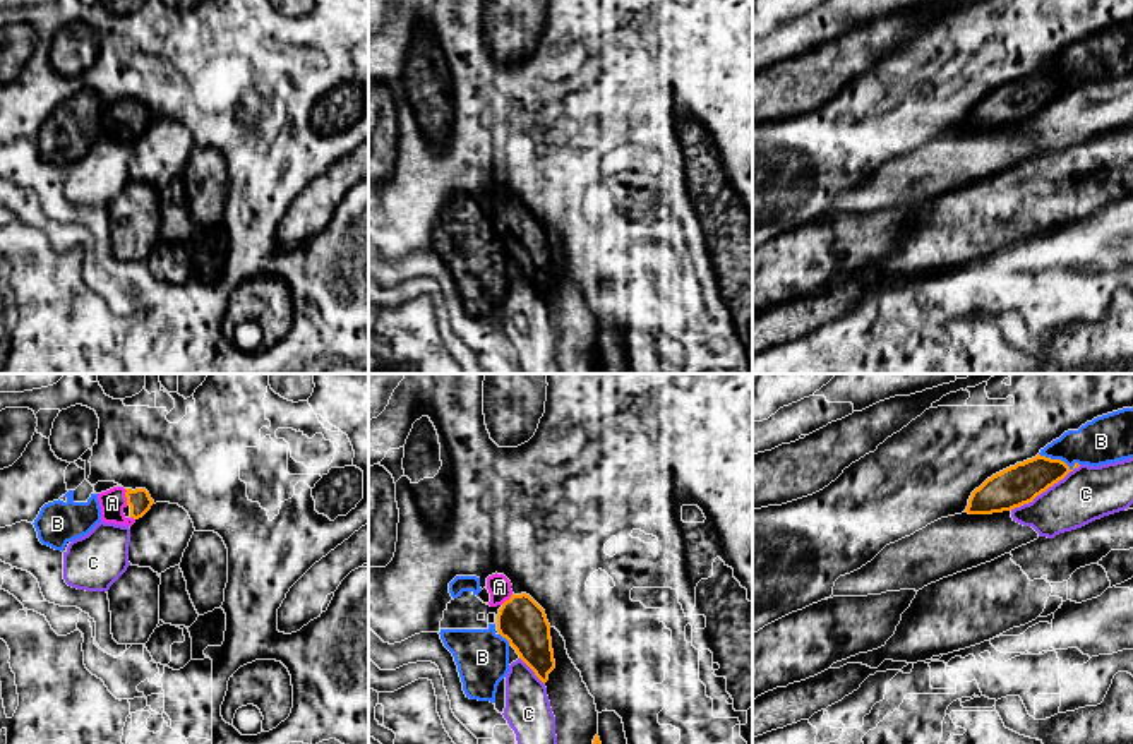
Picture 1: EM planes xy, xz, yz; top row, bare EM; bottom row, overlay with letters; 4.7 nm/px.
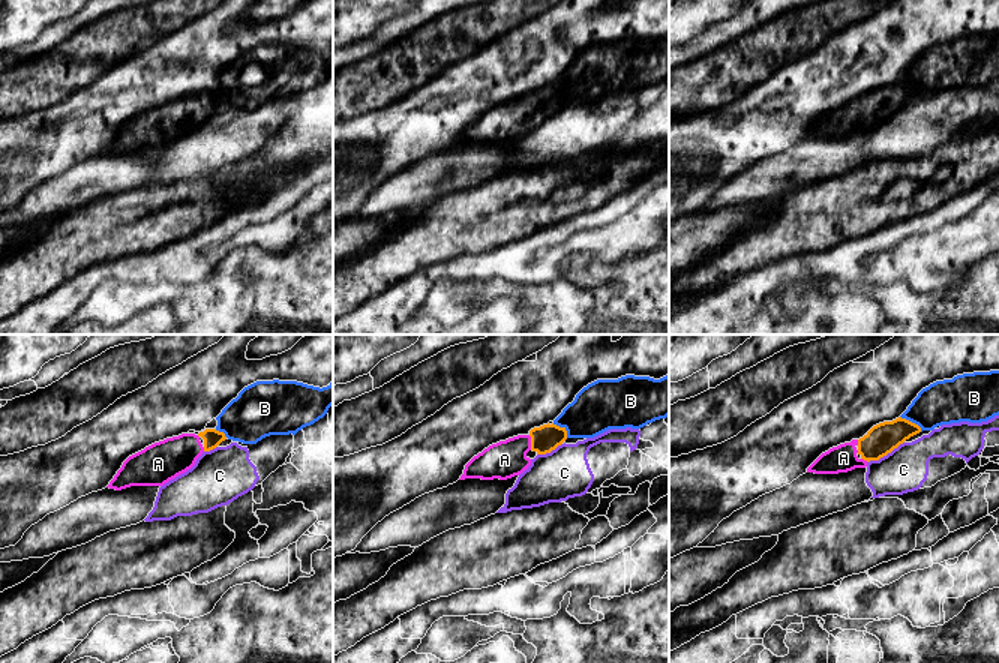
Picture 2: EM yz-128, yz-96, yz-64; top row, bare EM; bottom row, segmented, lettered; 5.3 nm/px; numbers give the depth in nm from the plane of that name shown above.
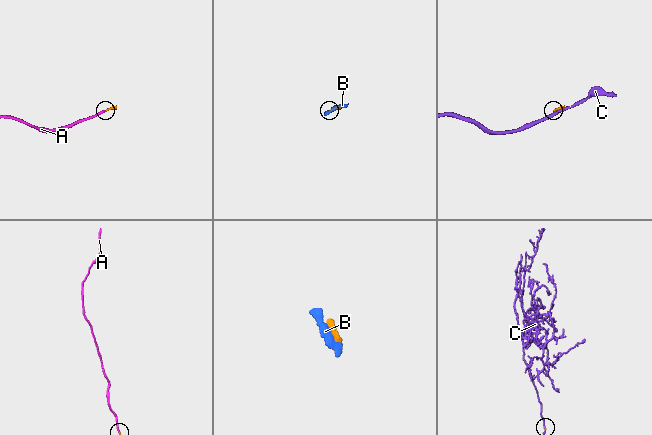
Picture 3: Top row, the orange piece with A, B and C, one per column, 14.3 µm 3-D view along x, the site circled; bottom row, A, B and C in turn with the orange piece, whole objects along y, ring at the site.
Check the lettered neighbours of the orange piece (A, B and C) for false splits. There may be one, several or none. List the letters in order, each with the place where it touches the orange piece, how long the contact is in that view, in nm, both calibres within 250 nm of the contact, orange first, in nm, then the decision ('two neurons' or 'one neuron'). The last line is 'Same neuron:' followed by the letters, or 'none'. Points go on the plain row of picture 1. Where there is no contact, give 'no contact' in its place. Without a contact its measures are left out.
A: xy (125, 112) | 80 nm | 110/120 nm | one neuron
B: yz (1060, 76) | 200 nm | 190/220 nm | two neurons
C: yz (1044, 107) | 400 nm | 190/260 nm | two neurons
Same neuron: A

